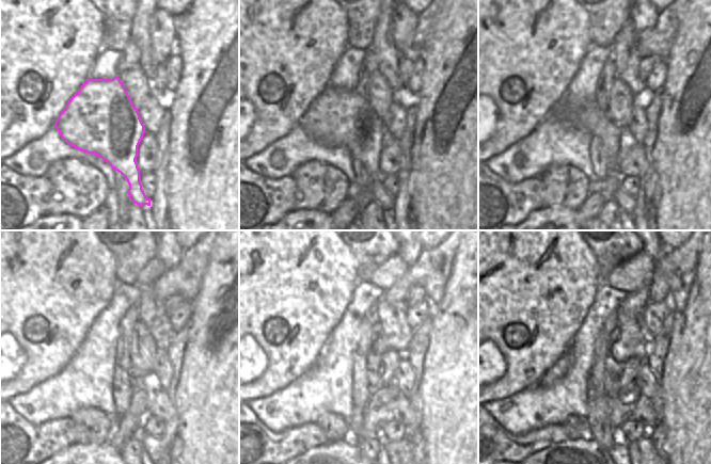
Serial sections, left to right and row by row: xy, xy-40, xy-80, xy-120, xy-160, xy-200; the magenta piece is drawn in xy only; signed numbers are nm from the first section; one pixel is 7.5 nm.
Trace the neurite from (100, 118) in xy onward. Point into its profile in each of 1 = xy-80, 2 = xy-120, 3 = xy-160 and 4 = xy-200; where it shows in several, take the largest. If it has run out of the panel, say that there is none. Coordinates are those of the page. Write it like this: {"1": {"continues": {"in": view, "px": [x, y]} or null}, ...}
{"1": {"continues": {"in": "xy-80", "px": [590, 117]}}, "2": {"continues": {"in": "xy-120", "px": [152, 445]}}, "3": {"continues": {"in": "xy-160", "px": [403, 447]}}, "4": {"continues": {"in": "xy-200", "px": [643, 447]}}}

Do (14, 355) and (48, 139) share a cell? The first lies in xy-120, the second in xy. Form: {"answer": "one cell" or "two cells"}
{"answer": "two cells"}

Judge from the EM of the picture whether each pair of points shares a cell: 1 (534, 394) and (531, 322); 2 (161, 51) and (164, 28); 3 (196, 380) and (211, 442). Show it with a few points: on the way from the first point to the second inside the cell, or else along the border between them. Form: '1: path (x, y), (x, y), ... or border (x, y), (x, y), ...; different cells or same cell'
1: border (537, 382), (510, 395); different cells
2: path (161, 46), (162, 33); same cell
3: path (211, 395), (211, 427); same cell

